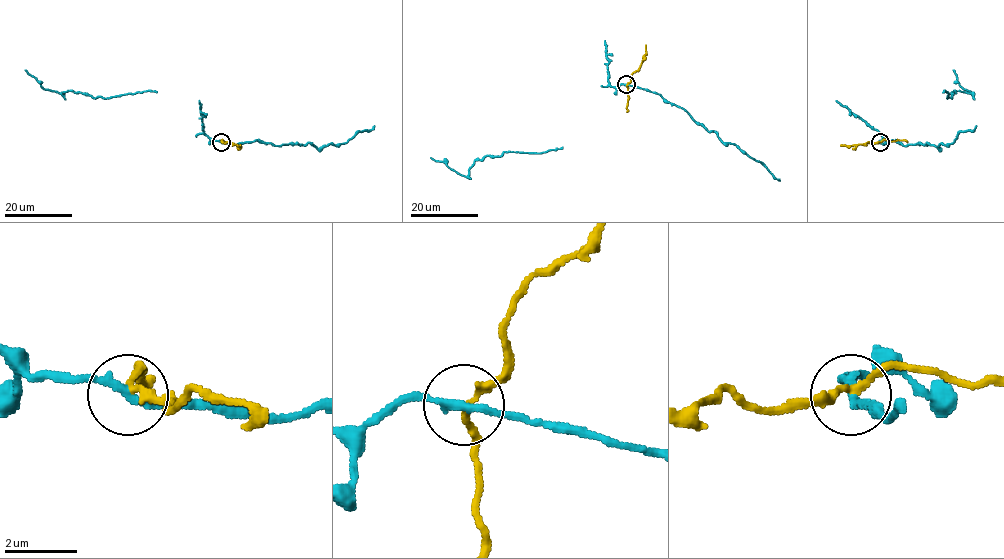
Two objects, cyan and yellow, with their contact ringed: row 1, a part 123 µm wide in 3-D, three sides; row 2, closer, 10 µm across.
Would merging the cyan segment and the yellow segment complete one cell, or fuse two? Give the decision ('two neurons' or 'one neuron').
two neurons

